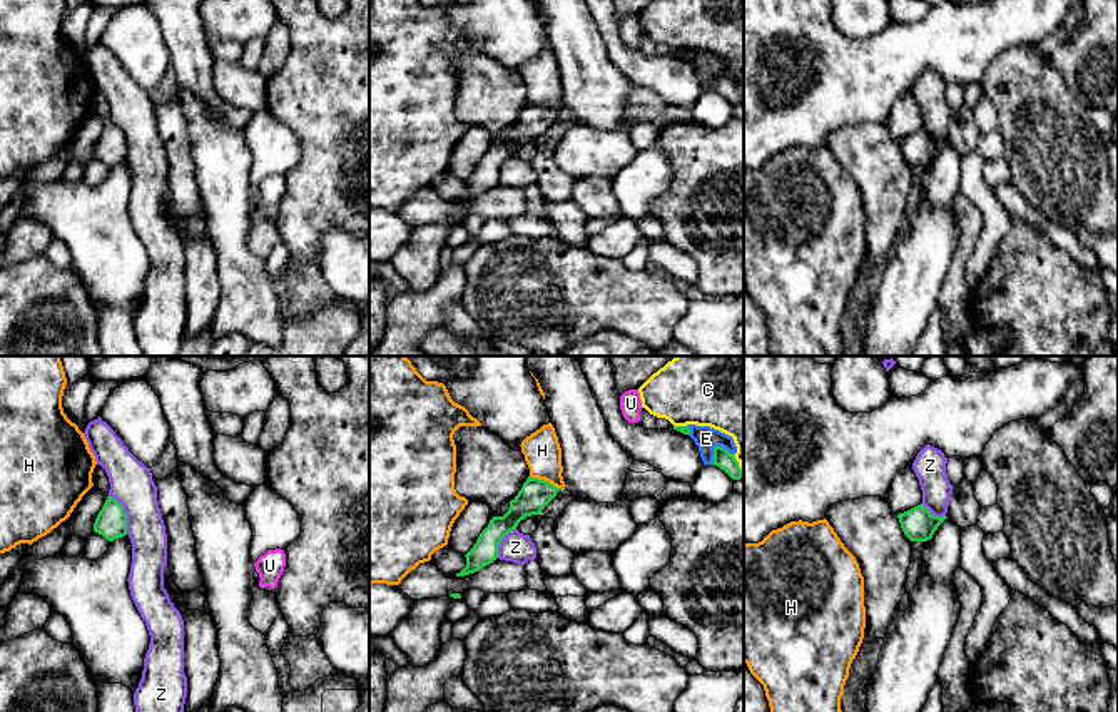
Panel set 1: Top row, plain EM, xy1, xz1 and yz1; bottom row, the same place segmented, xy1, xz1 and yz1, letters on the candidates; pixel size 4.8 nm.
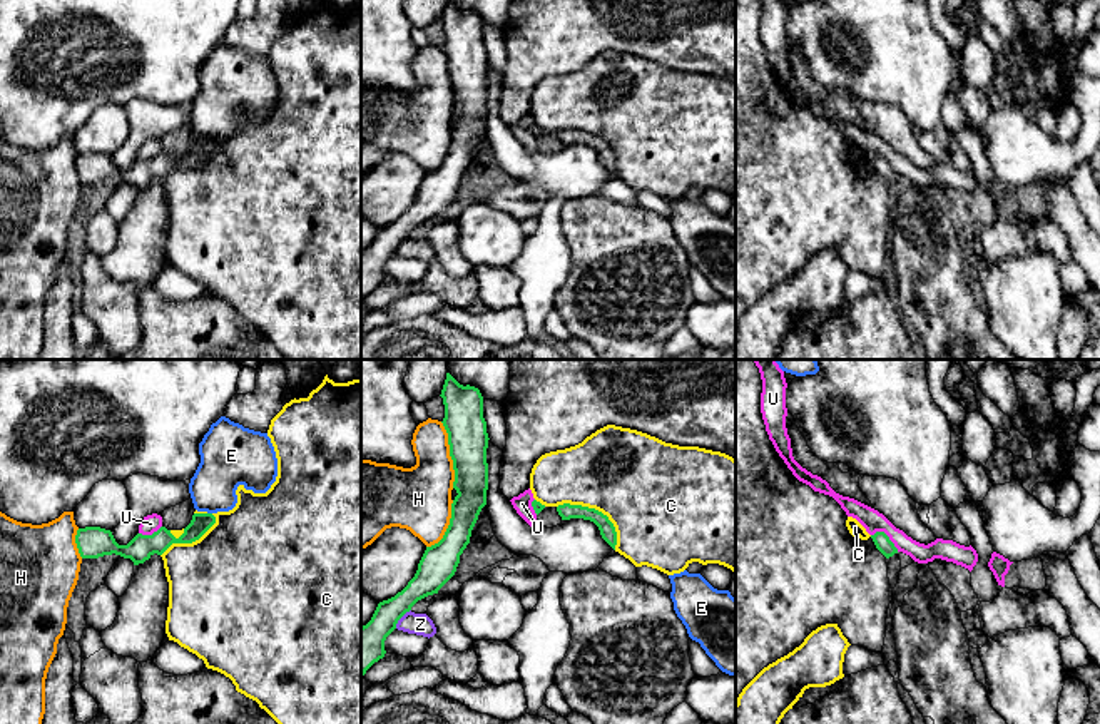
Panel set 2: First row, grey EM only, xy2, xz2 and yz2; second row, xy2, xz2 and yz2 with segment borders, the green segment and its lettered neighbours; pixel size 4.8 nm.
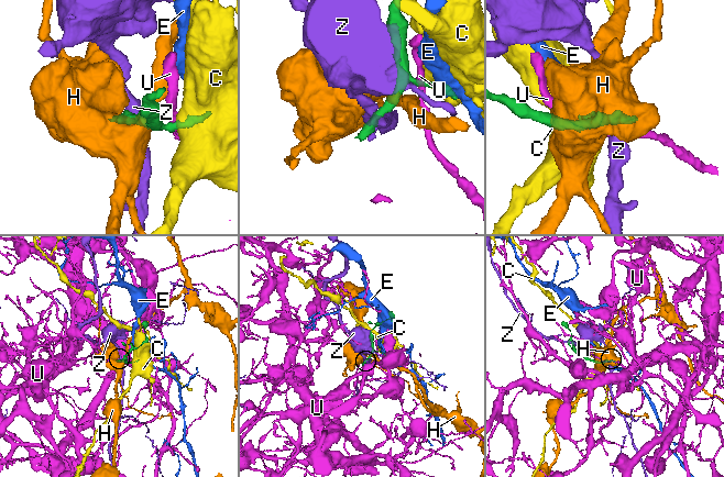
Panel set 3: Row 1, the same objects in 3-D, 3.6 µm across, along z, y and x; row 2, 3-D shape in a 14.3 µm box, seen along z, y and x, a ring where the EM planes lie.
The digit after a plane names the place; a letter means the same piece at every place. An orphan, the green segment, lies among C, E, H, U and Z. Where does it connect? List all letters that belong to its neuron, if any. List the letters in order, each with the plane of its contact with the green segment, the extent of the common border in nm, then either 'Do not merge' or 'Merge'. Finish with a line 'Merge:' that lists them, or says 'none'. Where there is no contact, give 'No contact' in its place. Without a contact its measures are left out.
C: Touches green in xz2. Shared border 360 nm. Do not merge
E: Touches green in xz1. Shared border 120 nm. Do not merge
H: Touches green in xz2. Shared border 320 nm. Do not merge
U: Touches green in yz2. Shared border 160 nm. Do not merge
Z: Touches green in xy1. Shared border 220 nm. Do not merge
Merge: none

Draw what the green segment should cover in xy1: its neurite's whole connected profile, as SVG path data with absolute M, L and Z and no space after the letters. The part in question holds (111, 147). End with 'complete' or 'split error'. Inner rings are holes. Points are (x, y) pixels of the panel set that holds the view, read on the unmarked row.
M107 122L102 135L95 144L94 157L109 167L127 160L127 140L124 132L115 124Z | complete

